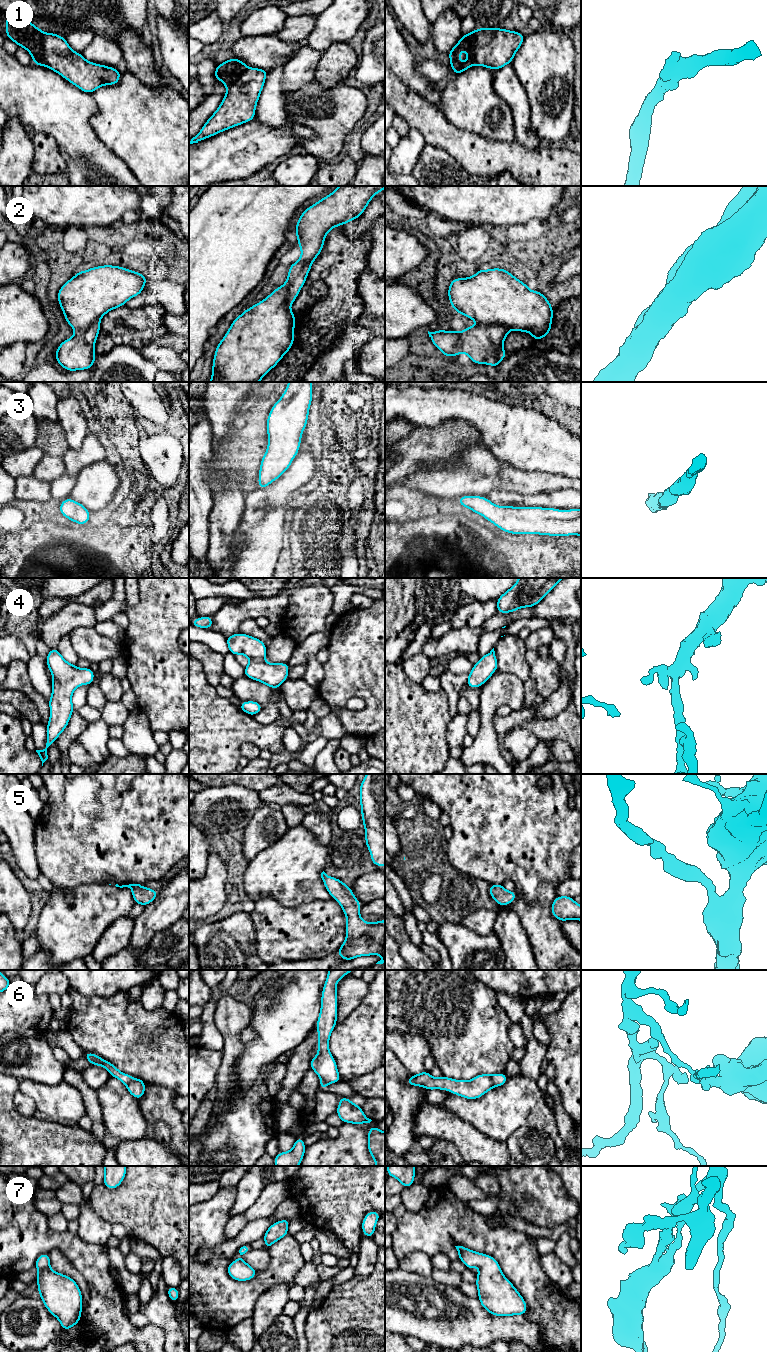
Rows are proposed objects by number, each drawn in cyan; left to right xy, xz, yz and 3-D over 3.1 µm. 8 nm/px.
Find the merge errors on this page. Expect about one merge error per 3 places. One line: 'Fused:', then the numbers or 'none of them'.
Fused: 1, 6

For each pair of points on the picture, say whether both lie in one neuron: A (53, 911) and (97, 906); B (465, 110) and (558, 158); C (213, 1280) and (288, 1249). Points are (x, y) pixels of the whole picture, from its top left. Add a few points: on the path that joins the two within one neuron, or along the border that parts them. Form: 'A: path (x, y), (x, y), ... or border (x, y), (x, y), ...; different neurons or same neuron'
A: path (64, 911), (86, 911); same neuron
B: border (490, 140), (514, 141); different neurons
C: path (233, 1287), (256, 1287), (274, 1269); same neuron

